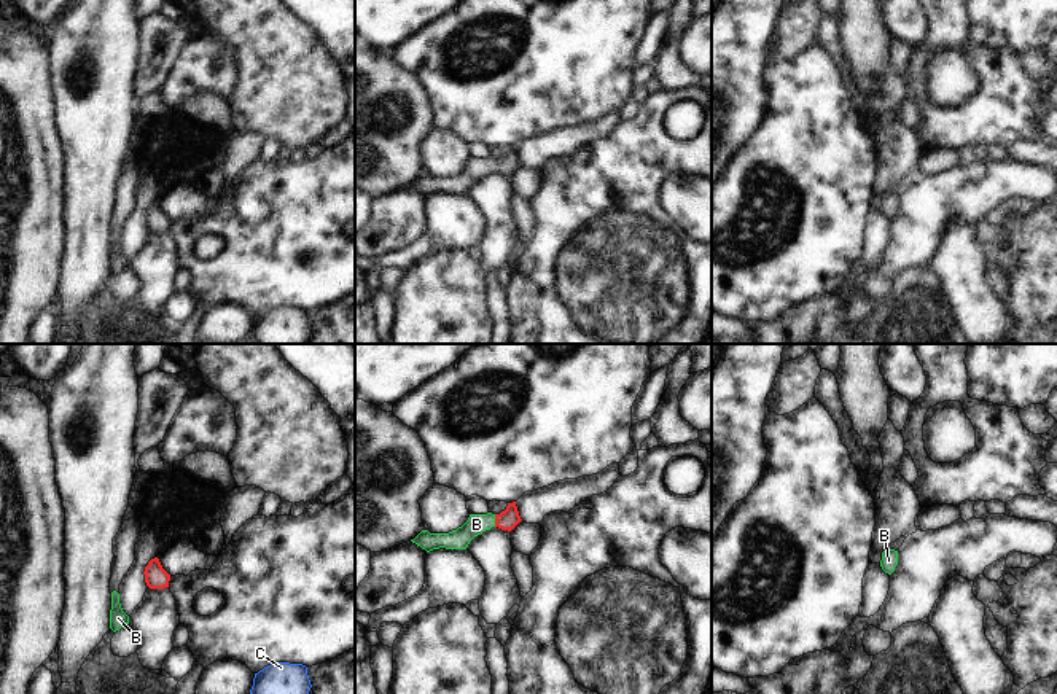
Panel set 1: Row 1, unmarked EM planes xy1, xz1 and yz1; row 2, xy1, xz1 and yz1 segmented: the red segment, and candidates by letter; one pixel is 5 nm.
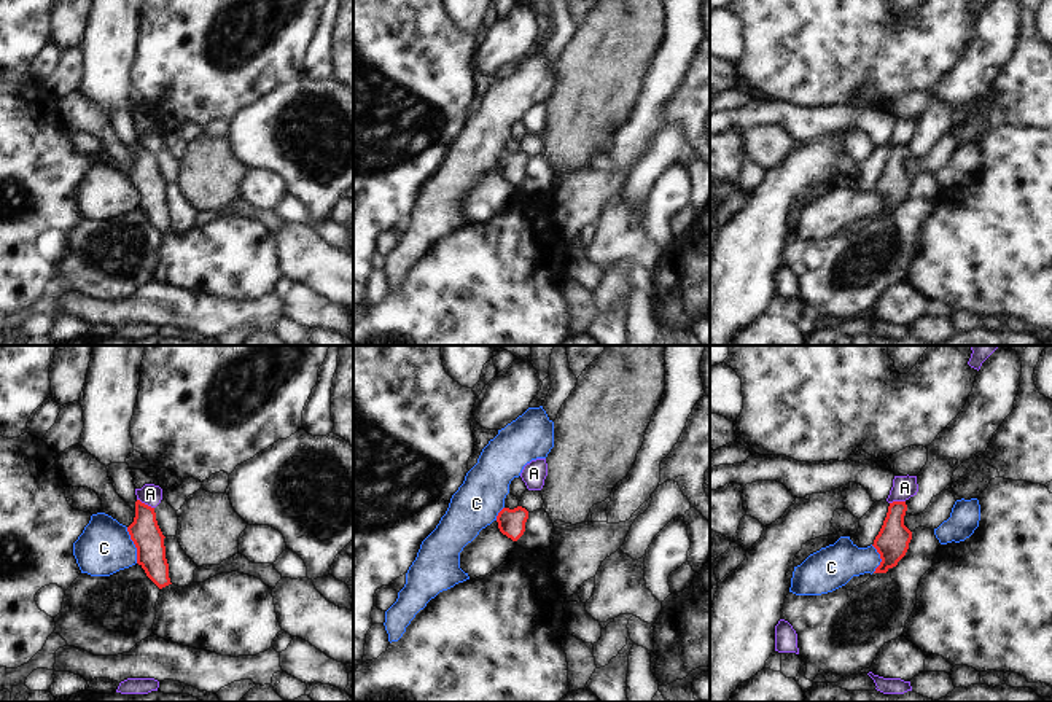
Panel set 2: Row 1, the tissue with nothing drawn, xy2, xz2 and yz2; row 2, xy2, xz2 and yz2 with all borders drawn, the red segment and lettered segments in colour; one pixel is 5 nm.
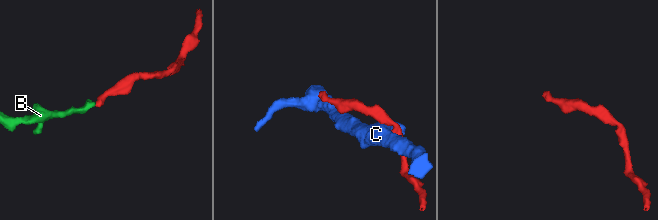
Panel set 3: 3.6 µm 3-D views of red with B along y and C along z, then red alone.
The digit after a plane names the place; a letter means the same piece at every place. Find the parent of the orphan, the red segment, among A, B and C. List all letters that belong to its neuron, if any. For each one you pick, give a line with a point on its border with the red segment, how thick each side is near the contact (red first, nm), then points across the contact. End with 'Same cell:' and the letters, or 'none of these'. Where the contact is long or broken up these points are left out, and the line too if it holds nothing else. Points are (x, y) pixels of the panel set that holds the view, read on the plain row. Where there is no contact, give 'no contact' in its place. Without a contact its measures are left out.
B: contact xz1 (495, 164); calibres 100 and 100 nm; way xz1 (508, 163), (495, 164), (476, 167)
Same cell: B

